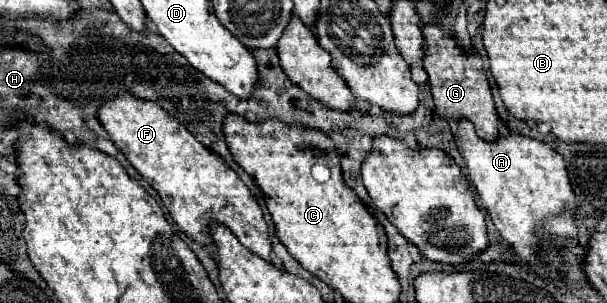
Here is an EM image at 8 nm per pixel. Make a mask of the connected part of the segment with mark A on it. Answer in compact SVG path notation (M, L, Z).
M469 120L455 124L457 148L465 160L469 178L489 212L495 228L513 246L515 254L541 264L537 256L535 232L551 232L559 236L577 236L575 224L575 194L561 154L551 146L507 130L495 142L485 142L475 134Z

